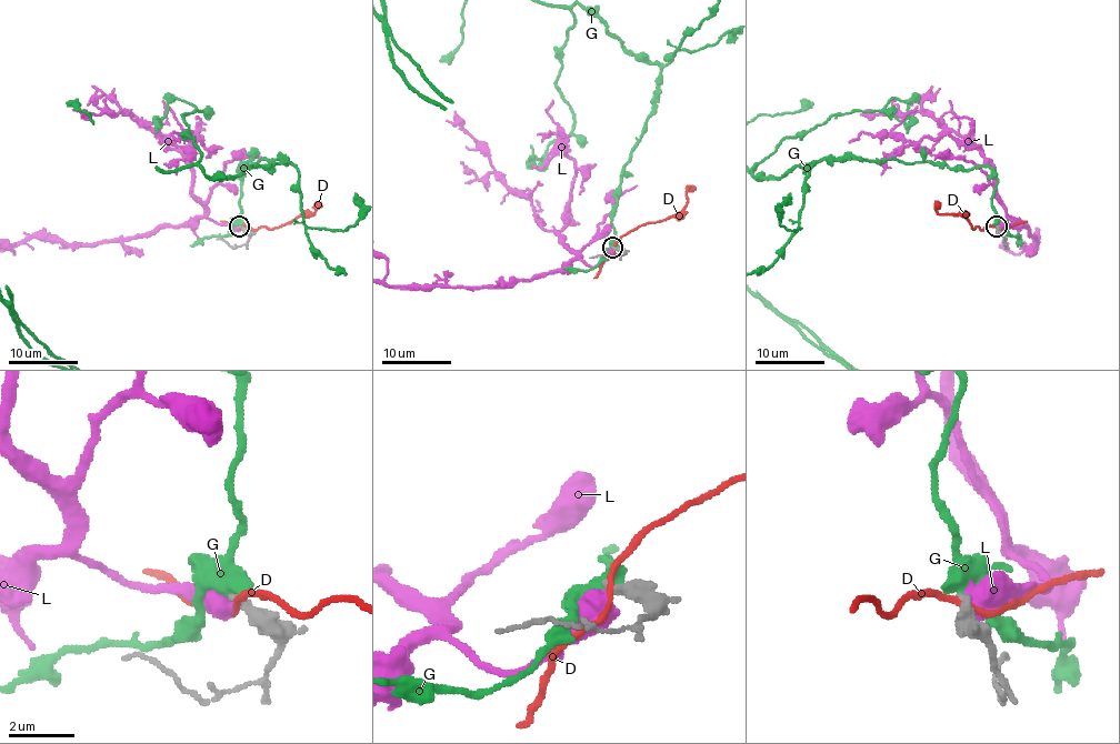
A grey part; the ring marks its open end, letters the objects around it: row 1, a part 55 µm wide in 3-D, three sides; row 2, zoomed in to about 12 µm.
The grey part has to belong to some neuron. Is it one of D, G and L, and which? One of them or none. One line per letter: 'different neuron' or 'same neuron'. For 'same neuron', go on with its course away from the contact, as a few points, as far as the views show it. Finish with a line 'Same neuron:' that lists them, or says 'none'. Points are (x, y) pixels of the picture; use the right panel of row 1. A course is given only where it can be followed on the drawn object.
D: different neuron
G: different neuron
L: different neuron
Same neuron: none

